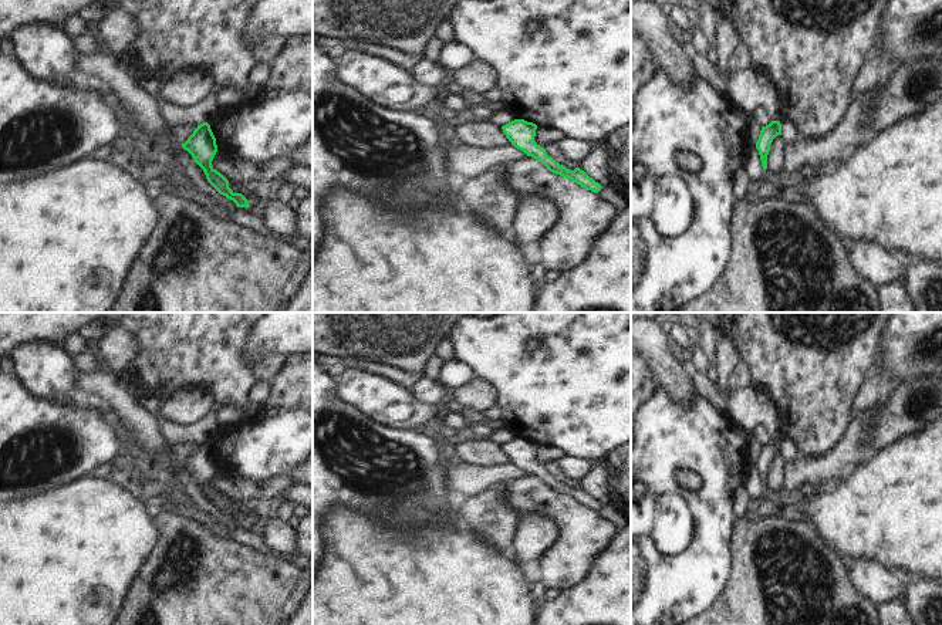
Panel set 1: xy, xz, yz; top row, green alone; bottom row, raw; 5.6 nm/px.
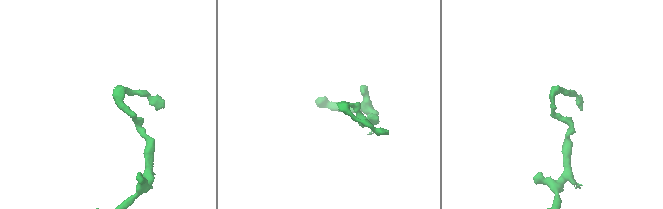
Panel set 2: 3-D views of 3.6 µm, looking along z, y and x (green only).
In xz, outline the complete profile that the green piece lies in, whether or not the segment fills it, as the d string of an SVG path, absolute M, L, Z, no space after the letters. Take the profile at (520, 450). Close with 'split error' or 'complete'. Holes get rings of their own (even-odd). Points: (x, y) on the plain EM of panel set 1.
M514 438L503 443L502 447L514 466L541 480L550 490L571 497L585 509L591 509L594 511L598 511L602 507L598 500L590 496L580 486L575 486L574 489L567 487L565 484L556 480L551 474L548 474L546 467L537 463L534 459L537 447L536 442L527 440L524 438Z; complete

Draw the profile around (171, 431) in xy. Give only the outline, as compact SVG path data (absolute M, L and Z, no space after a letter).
M141 392L136 395L136 401L155 418L161 435L168 443L188 440L193 443L200 443L206 440L207 436L215 432L216 428L219 428L219 422L215 416L213 409L209 409L197 420L188 425L182 425L176 420L170 420L162 413L162 399L156 395Z

